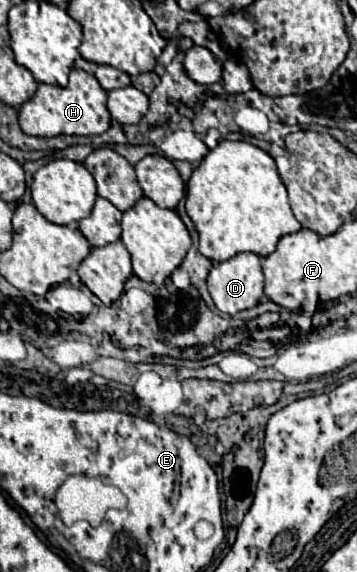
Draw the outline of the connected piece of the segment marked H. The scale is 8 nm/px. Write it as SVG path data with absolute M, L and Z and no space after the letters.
M72 70L70 82L66 88L40 84L36 94L22 104L20 108L20 126L28 136L60 136L60 134L74 134L74 136L90 136L90 134L102 134L110 128L110 112L106 108L108 92L98 84L98 80L84 72L84 70Z

